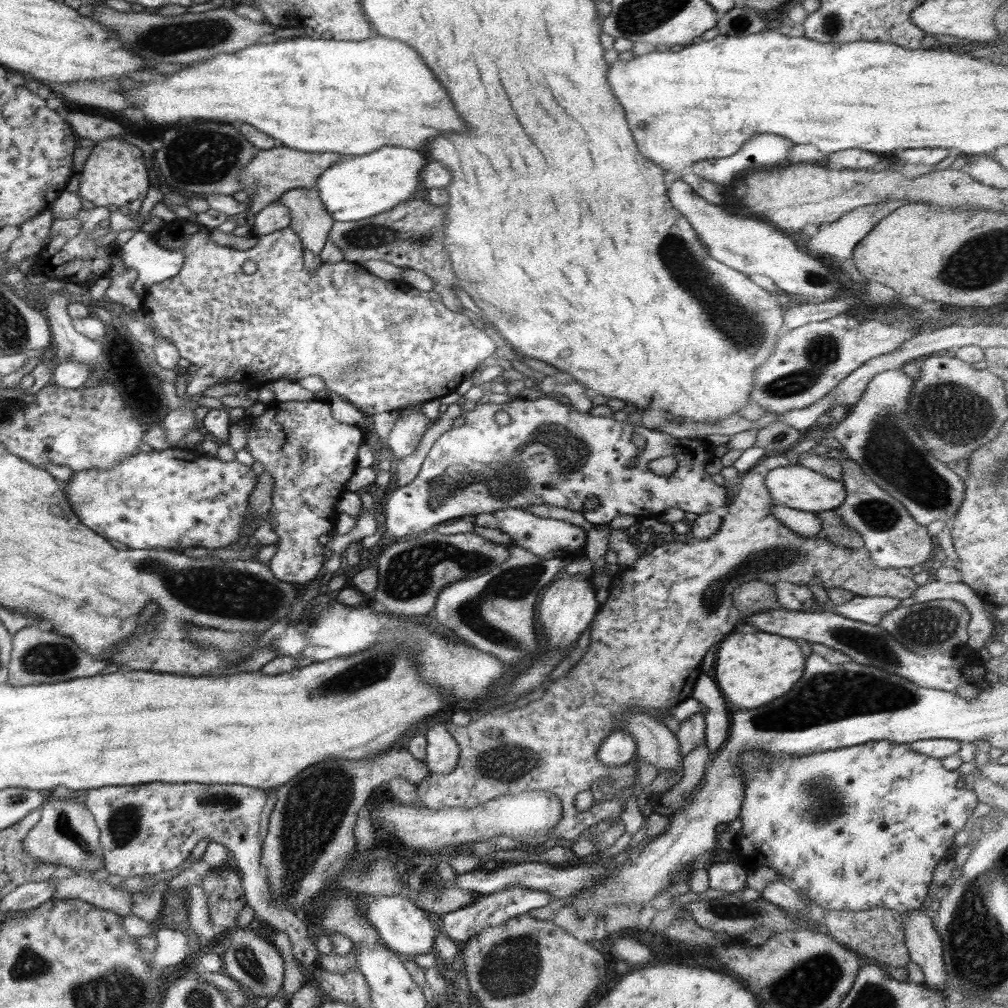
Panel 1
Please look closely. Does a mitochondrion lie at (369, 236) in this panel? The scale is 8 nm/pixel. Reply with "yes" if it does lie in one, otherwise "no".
yes

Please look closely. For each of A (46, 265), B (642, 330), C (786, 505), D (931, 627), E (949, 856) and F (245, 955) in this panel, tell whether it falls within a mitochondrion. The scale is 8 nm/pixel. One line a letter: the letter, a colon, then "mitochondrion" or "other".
A: other
B: other
C: other
D: mitochondrion
E: other
F: mitochondrion

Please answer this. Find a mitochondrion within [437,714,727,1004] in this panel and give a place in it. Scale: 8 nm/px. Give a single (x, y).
(510, 968)

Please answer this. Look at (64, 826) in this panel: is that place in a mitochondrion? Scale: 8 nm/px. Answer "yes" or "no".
yes

